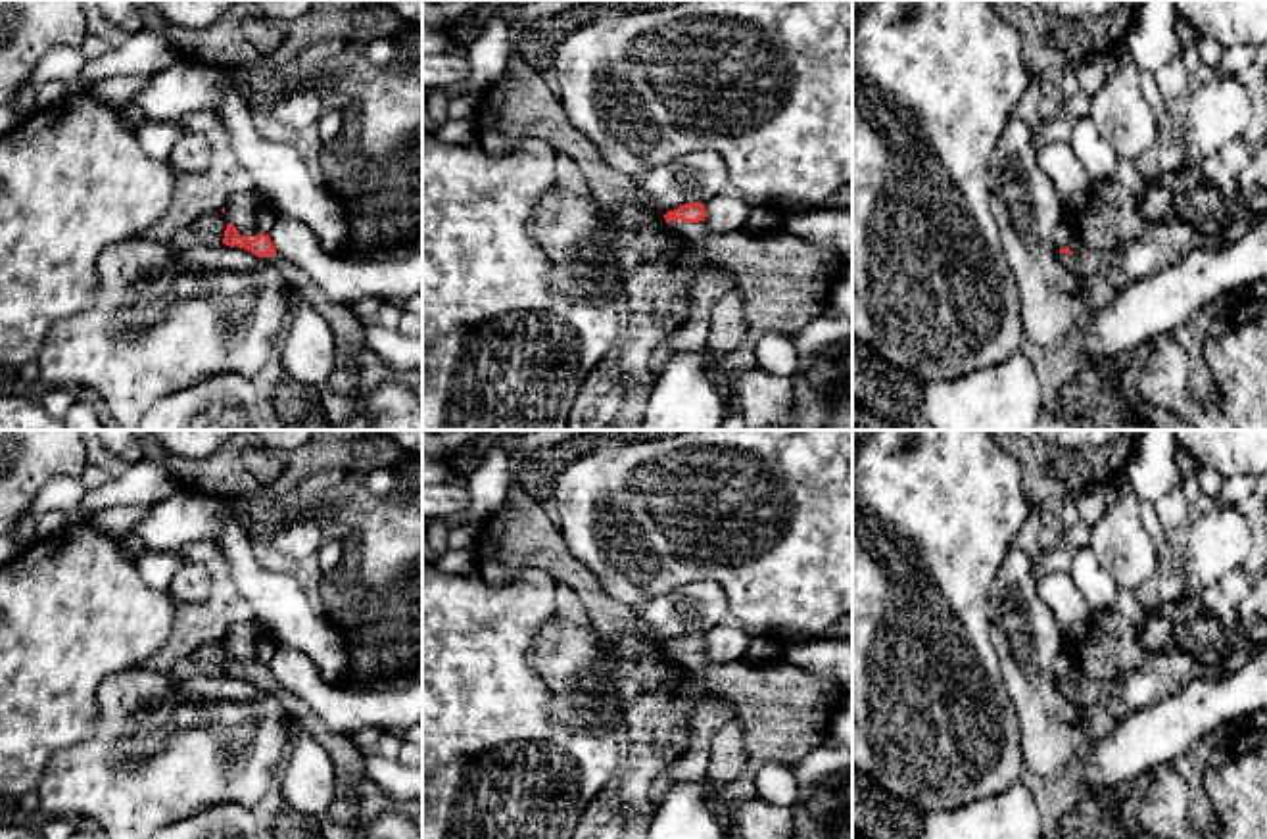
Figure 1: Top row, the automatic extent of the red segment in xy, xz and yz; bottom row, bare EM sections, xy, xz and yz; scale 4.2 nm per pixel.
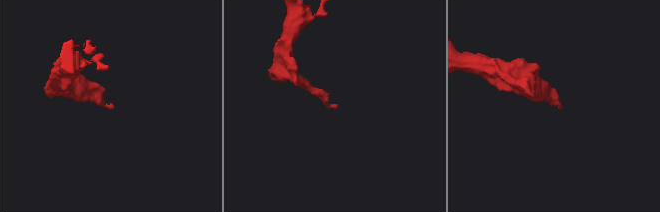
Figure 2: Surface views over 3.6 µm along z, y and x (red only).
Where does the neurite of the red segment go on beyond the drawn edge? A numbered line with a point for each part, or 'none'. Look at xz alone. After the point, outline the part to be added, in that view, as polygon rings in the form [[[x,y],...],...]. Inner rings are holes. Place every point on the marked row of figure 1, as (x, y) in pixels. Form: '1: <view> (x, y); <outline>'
1: xz (697, 233); [[[676,219],[676,221],[666,223],[666,225],[668,225],[672,234],[689,240],[695,246],[701,246],[710,234],[706,221],[685,223],[681,219]]]

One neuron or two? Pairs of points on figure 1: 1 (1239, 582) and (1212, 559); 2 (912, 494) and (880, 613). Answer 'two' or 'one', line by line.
1: two
2: one

